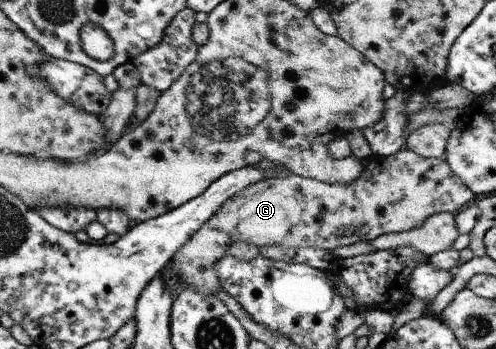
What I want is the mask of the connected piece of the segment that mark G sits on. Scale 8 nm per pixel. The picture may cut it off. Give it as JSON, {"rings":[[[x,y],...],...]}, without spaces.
{"rings":[[[409,149],[399,150],[386,158],[375,154],[364,160],[365,167],[349,185],[325,183],[297,174],[285,177],[265,178],[229,197],[221,209],[203,227],[175,251],[171,257],[172,269],[184,283],[195,287],[201,295],[217,295],[223,287],[215,271],[215,263],[227,255],[228,247],[233,243],[251,243],[259,247],[284,246],[293,248],[313,247],[331,251],[340,246],[349,246],[361,241],[371,242],[384,234],[407,232],[425,223],[431,215],[441,212],[454,213],[467,203],[474,203],[477,196],[465,186],[459,176],[449,167],[444,158],[424,158]]]}

